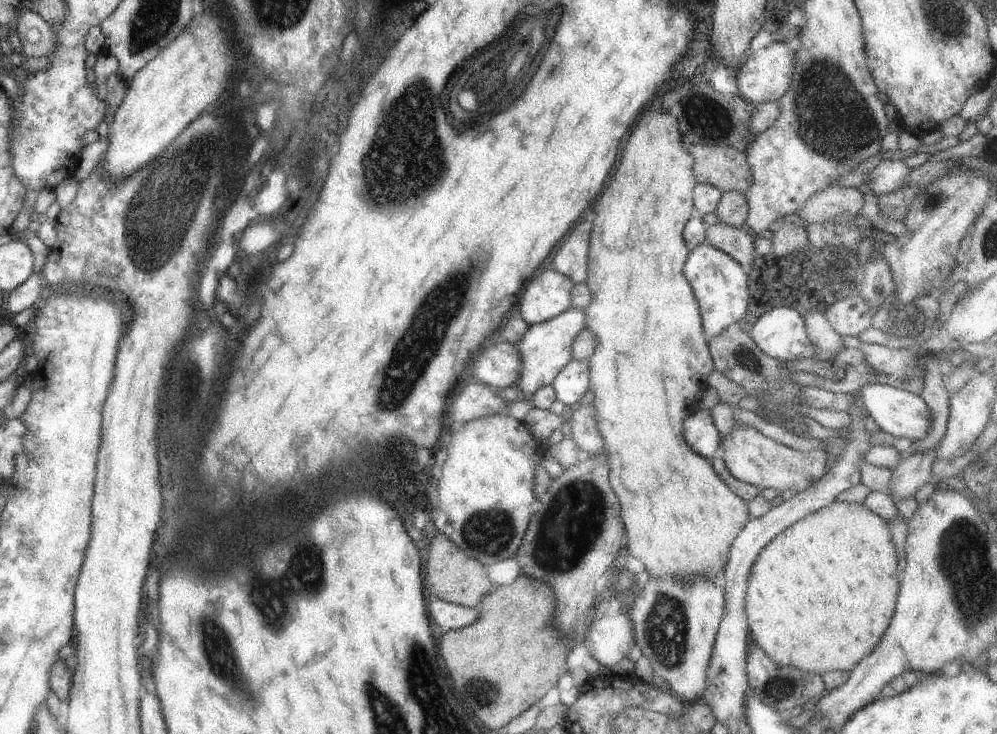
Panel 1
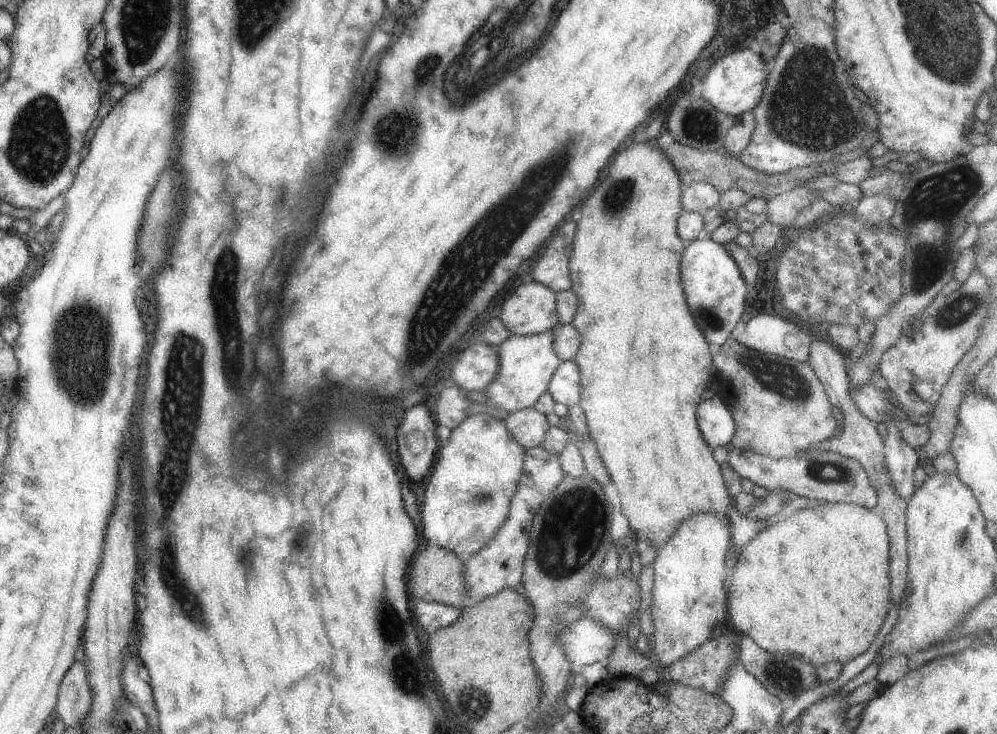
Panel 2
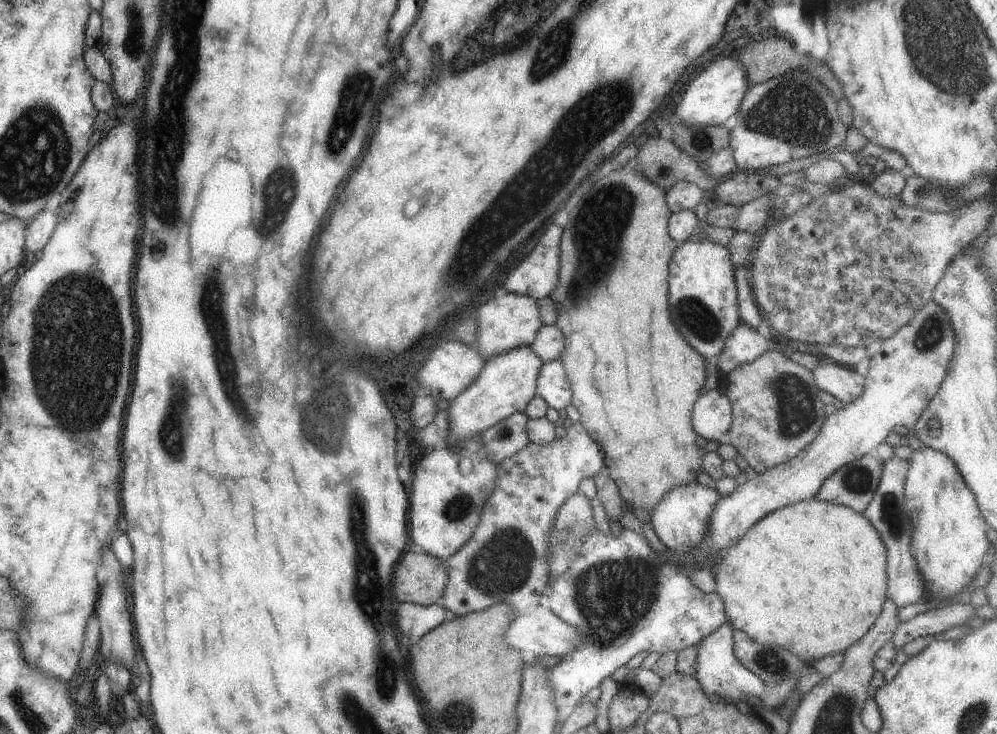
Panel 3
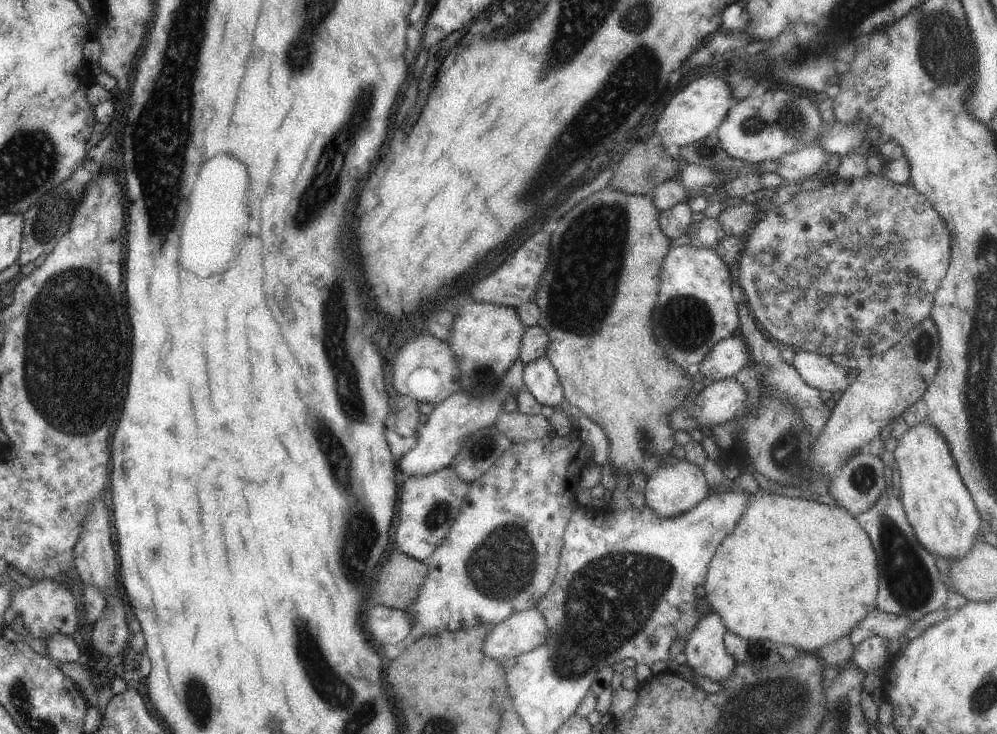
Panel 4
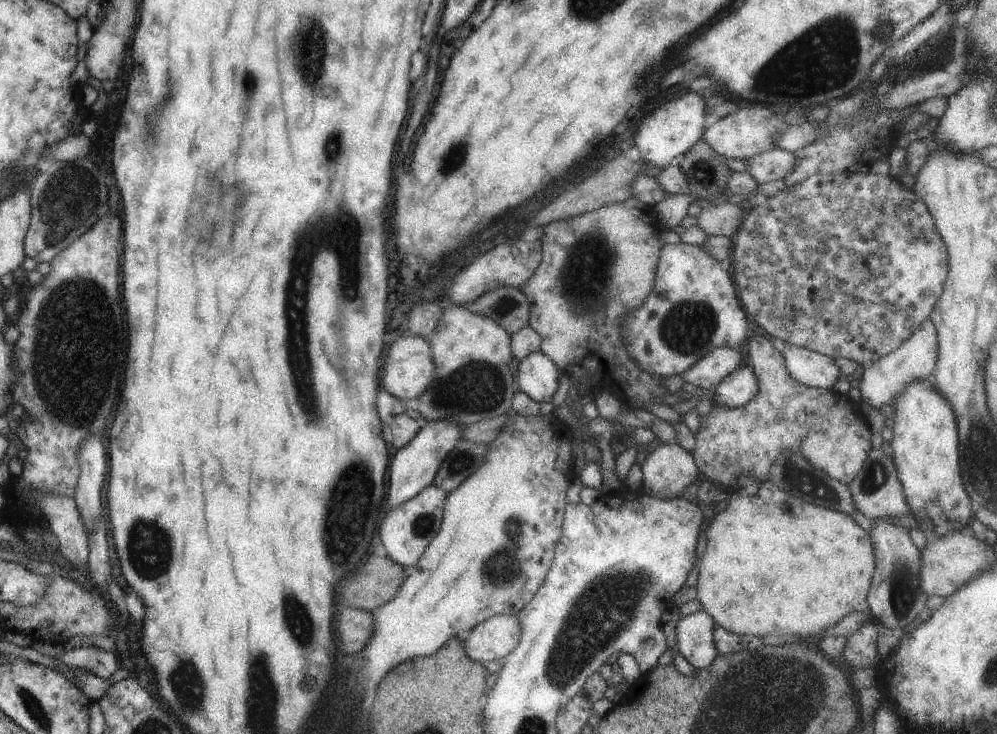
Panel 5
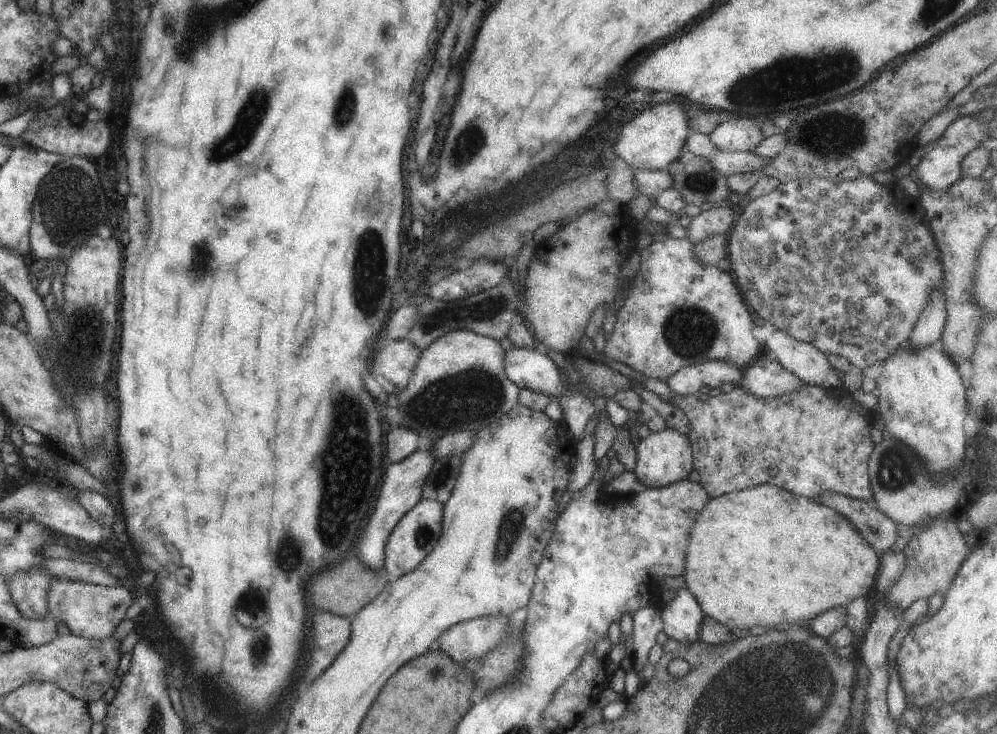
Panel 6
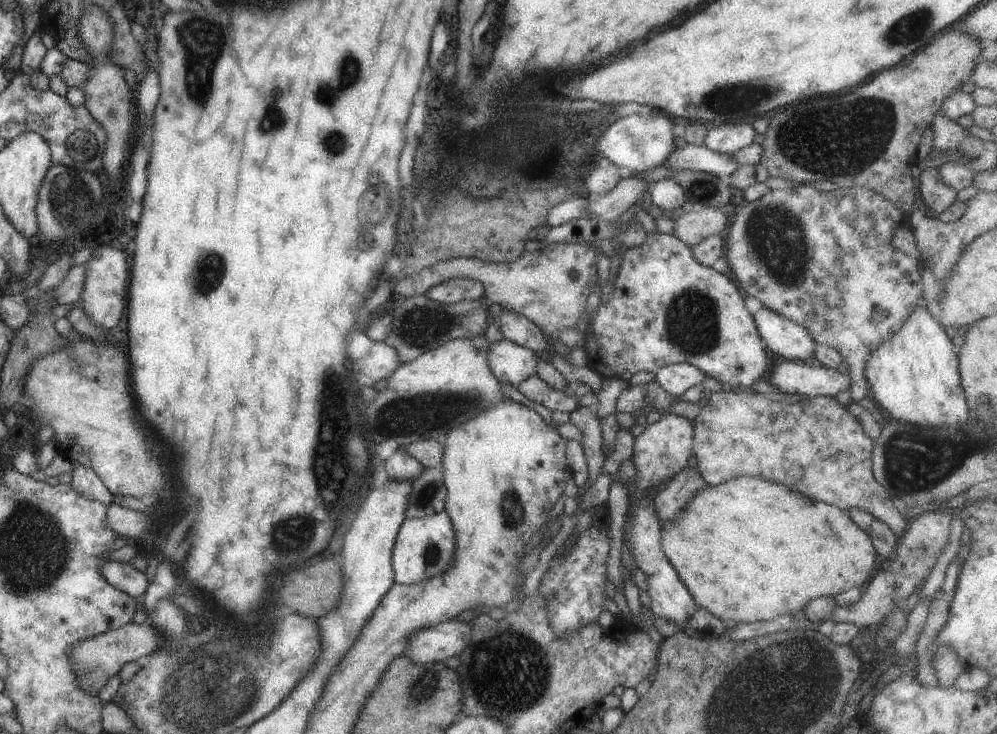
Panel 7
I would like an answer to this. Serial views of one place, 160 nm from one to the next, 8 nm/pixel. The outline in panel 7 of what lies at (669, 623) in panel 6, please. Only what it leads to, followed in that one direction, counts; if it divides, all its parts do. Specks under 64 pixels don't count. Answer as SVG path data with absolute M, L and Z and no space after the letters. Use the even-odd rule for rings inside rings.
M632 458L623 461L617 474L611 475L611 486L614 490L616 481L623 482L627 489L627 506L626 521L624 524L623 539L629 542L631 546L631 554L635 564L645 576L647 575L647 592L650 598L650 605L648 607L648 614L650 616L660 616L674 622L679 631L684 627L685 621L695 612L698 607L695 601L691 598L689 591L683 586L679 580L677 573L669 564L666 556L663 554L660 547L660 522L654 513L654 506L652 505L652 496L664 485L665 481L658 483L655 487L650 487L643 495L637 497L631 495L632 486L636 481L636 469L633 466Z

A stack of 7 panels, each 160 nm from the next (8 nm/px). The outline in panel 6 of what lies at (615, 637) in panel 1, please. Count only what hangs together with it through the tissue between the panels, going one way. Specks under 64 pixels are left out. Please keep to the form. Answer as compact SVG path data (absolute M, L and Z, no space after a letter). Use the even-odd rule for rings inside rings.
M486 616L454 624L435 641L451 660L464 663L491 652L506 636L508 620L504 616Z

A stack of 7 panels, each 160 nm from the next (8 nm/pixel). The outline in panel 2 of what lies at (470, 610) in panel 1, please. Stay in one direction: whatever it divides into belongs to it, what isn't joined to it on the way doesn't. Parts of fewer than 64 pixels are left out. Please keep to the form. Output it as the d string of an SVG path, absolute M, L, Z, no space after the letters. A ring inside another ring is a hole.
M414 599L409 601L413 622L431 634L441 627L453 624L460 617L460 609L433 601Z

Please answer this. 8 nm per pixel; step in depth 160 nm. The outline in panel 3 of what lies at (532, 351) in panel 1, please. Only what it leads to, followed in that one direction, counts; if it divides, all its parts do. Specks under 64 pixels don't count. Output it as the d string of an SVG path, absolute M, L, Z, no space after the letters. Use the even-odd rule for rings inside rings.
M523 345L491 355L477 378L449 402L449 435L442 443L456 447L462 440L480 434L486 428L506 419L513 413L521 413L529 400L536 394L536 378L543 366L529 345Z

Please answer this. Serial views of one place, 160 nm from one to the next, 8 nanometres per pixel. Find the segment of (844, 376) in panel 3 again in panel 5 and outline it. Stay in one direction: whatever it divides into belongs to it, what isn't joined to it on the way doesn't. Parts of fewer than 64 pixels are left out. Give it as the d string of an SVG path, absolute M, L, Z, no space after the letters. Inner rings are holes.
M789 343L784 346L784 367L793 380L808 387L832 389L833 383L840 376L834 359Z

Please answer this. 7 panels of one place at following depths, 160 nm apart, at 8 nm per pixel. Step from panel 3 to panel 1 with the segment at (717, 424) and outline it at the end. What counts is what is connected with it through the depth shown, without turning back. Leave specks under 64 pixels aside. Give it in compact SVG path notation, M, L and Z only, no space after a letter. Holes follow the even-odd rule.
M697 409L685 418L682 437L690 449L706 459L710 459L719 451L719 433L707 409Z

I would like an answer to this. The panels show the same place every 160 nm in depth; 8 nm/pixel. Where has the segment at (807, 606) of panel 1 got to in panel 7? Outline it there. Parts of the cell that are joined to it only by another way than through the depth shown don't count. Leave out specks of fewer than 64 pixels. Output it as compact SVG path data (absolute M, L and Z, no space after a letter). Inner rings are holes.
M745 475L730 476L725 482L720 482L718 485L706 484L699 492L696 492L688 500L685 508L678 511L678 515L673 521L661 525L660 547L695 604L729 624L766 621L781 614L793 615L799 610L802 612L805 604L813 598L834 597L853 587L863 588L871 578L871 568L873 568L876 554L867 533L849 518L848 510L809 500L797 492L791 492L789 488L785 488L781 484L773 484L773 482L765 482L761 478L751 478Z

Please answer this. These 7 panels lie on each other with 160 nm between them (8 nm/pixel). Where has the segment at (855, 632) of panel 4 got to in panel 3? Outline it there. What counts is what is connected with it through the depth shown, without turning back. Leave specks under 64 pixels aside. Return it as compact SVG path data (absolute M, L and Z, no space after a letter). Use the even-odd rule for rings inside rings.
M951 603L937 609L928 609L919 612L915 617L900 622L893 631L890 641L893 646L901 651L901 647L918 636L933 636L952 626L963 626L965 622L974 616L974 608L968 604Z

